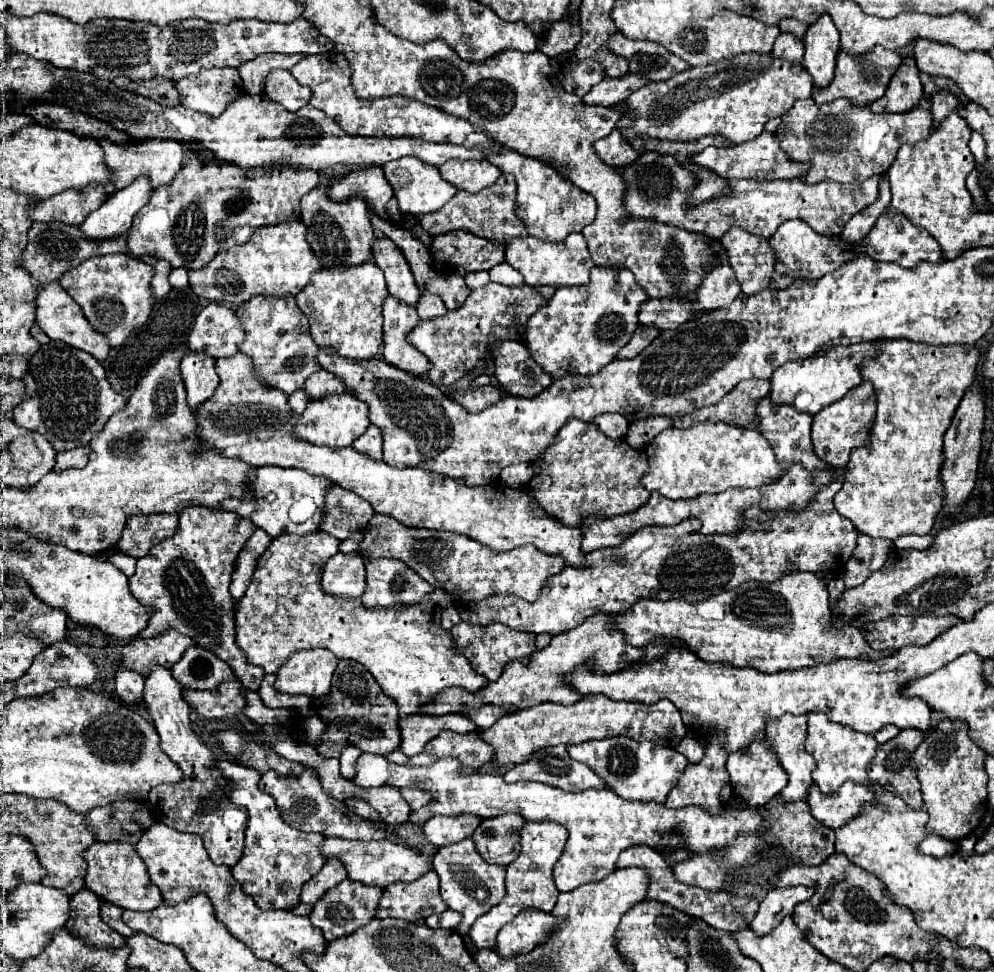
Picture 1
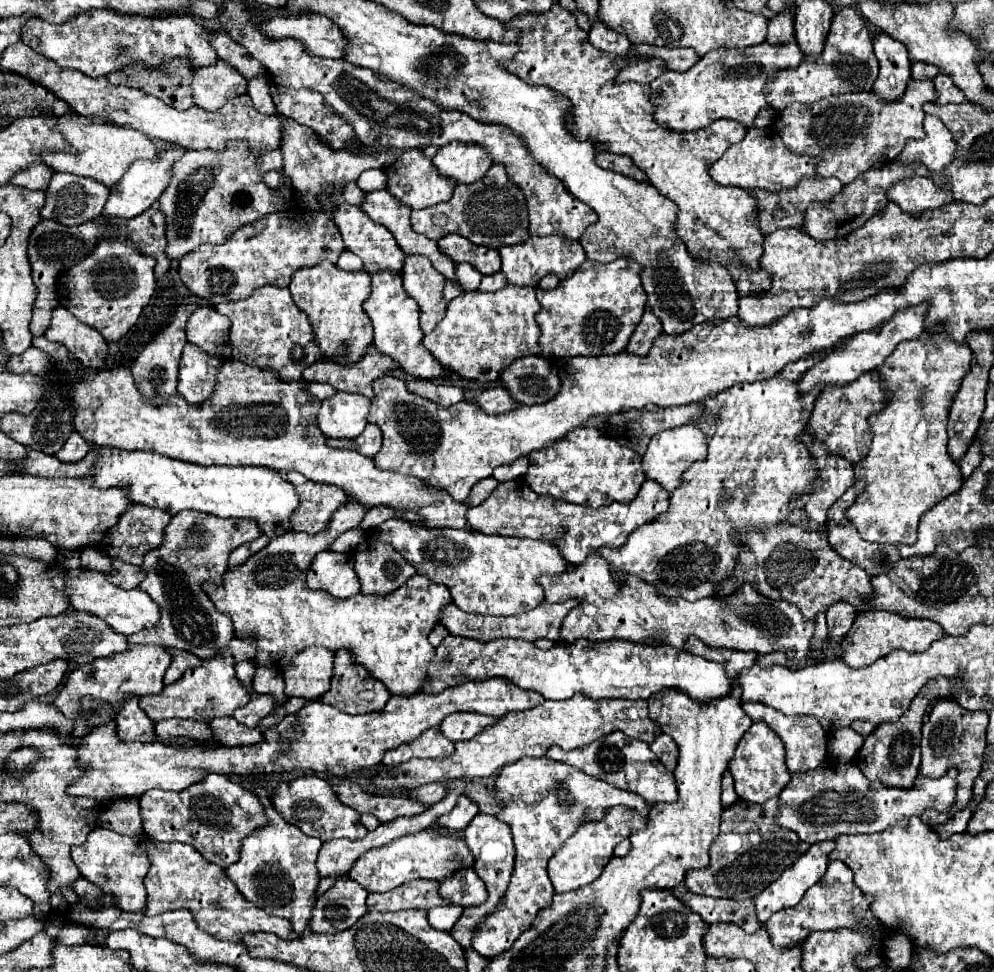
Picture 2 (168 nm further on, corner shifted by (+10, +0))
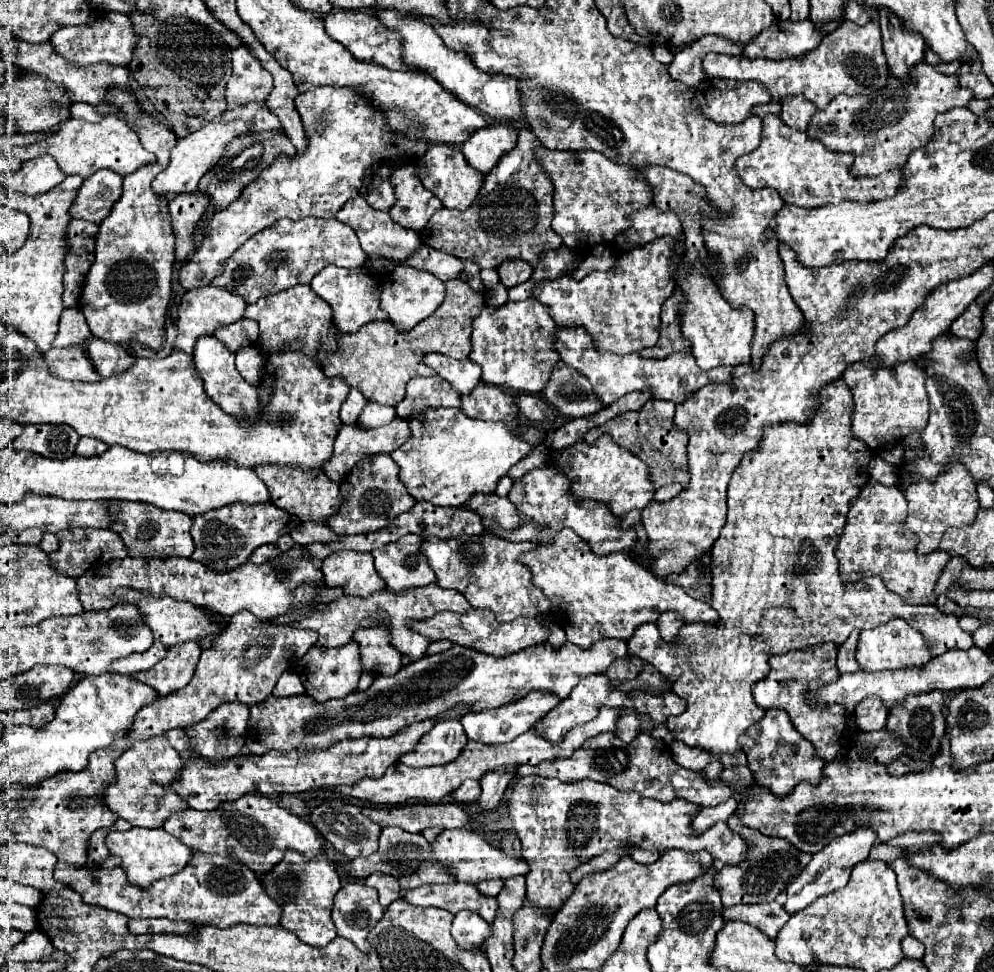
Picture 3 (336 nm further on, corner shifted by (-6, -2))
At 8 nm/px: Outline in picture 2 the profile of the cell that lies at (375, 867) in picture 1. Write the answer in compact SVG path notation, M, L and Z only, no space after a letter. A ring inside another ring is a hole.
M420 831L414 835L404 835L402 839L396 839L384 847L376 847L366 851L350 869L348 877L356 883L360 883L366 891L390 891L398 885L404 885L414 879L444 879L446 875L452 875L458 867L472 865L472 853L462 843L462 837L450 835L450 833L438 833L438 831Z

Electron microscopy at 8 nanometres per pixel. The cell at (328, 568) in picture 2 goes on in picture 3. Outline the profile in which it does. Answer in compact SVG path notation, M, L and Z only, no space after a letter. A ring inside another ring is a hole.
M334 553L322 561L322 573L328 587L342 587L346 595L368 597L374 591L386 589L384 579L374 569L374 557L370 553Z

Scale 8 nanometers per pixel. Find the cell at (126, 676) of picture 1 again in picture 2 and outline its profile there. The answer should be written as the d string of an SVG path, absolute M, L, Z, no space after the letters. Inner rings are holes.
M126 695L118 713L116 725L120 739L126 741L154 741L154 723L140 709L136 695Z

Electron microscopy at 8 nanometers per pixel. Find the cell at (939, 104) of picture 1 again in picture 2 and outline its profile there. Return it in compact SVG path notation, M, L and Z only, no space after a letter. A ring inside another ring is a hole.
M944 73L936 75L934 87L936 87L936 103L964 103L966 101L964 93Z

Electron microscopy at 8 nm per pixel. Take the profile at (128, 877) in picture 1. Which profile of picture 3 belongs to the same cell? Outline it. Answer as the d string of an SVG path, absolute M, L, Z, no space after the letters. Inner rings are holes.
M132 827L128 831L110 831L106 837L106 845L112 855L122 857L122 867L128 875L128 881L142 889L150 887L150 883L156 879L178 873L188 865L188 861L192 861L192 855L194 855L192 849L188 849L180 839L172 837L164 829Z

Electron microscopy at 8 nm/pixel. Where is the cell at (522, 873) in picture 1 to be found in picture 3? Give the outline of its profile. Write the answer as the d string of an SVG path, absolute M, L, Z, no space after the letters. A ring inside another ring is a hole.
M522 777L522 779L518 779L518 783L514 785L514 789L510 791L510 805L508 805L508 809L510 809L510 817L512 817L512 823L514 823L514 829L516 829L516 835L518 835L518 839L520 839L520 843L522 843L522 857L528 861L528 865L530 865L530 873L528 873L528 877L526 877L526 899L530 901L530 903L534 903L534 905L540 905L542 909L560 909L562 905L564 905L564 901L572 895L572 891L574 891L574 883L570 881L570 873L578 867L578 865L582 865L582 863L588 863L592 857L596 857L596 855L602 855L602 853L606 853L606 851L612 851L612 853L618 853L618 849L620 847L624 847L624 845L628 845L628 847L640 847L640 849L656 849L656 851L660 851L660 853L664 853L664 851L668 851L668 849L682 849L682 851L708 851L708 853L712 853L712 857L716 859L716 861L720 861L720 863L742 863L742 861L746 861L746 853L748 853L748 841L744 841L738 833L734 833L734 831L730 831L730 827L726 825L726 823L716 823L716 825L712 825L708 831L704 831L704 833L696 833L694 829L692 829L692 817L694 817L694 813L696 811L700 811L700 807L698 805L694 805L694 803L688 803L688 801L684 801L684 799L674 799L674 801L668 801L668 803L662 803L662 801L656 801L656 799L646 799L646 797L642 797L640 793L636 793L636 791L618 791L618 789L614 789L614 787L610 787L610 785L604 785L604 783L596 783L596 781L588 781L588 779L584 779L584 781L578 781L578 783L562 783L562 781L558 781L558 779L546 779L546 777Z

